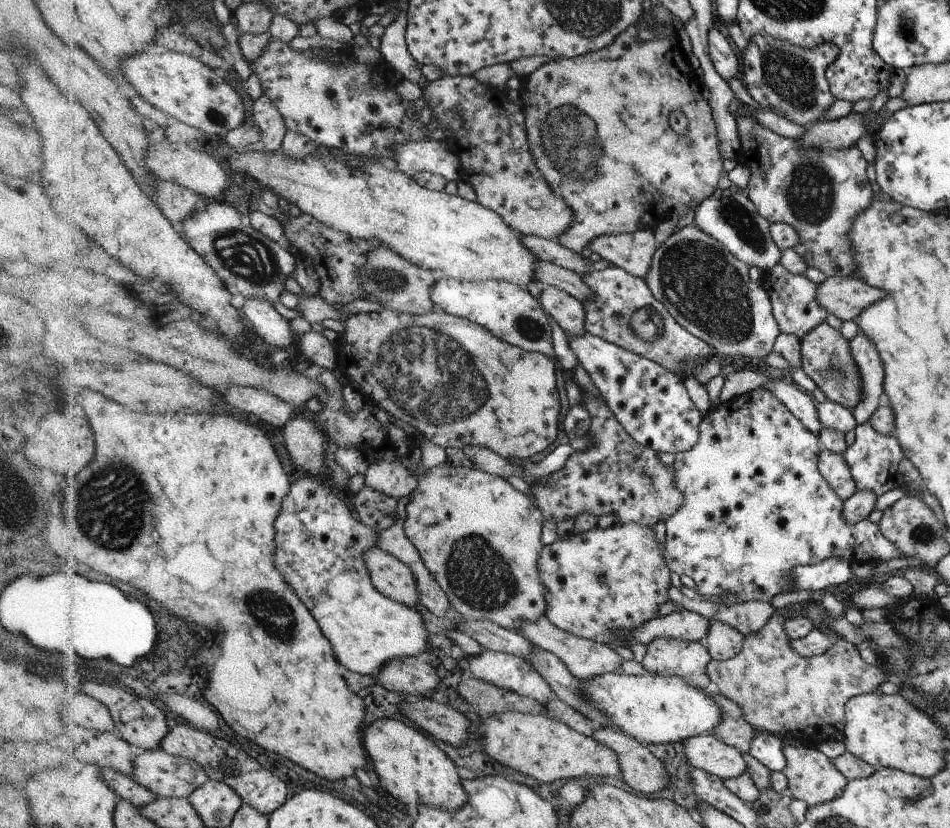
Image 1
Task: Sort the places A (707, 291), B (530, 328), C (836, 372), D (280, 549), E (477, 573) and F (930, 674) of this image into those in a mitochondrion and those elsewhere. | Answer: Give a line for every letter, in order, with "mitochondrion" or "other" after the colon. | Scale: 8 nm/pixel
A: mitochondrion
B: mitochondrion
C: mitochondrion
D: other
E: mitochondrion
F: mitochondrion

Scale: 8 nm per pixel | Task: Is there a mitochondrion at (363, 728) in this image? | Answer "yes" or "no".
no

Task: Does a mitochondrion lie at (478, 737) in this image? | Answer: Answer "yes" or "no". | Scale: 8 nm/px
no

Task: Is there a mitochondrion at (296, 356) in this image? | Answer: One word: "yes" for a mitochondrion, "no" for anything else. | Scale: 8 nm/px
no

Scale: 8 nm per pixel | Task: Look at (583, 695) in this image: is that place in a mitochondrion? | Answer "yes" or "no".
no

